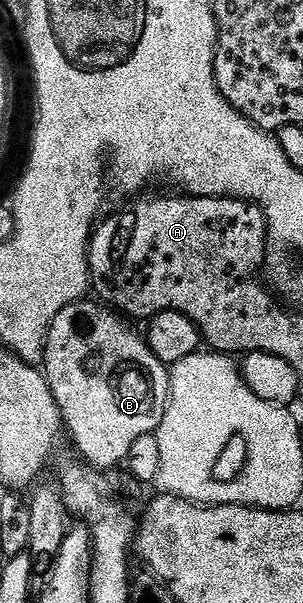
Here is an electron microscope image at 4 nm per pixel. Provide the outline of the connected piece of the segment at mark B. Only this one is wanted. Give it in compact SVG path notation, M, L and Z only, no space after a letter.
M82 299L63 307L49 324L43 372L61 408L64 428L92 468L110 471L129 460L131 447L148 433L156 434L169 403L169 369L152 353L146 338L132 329L122 314L98 303Z

